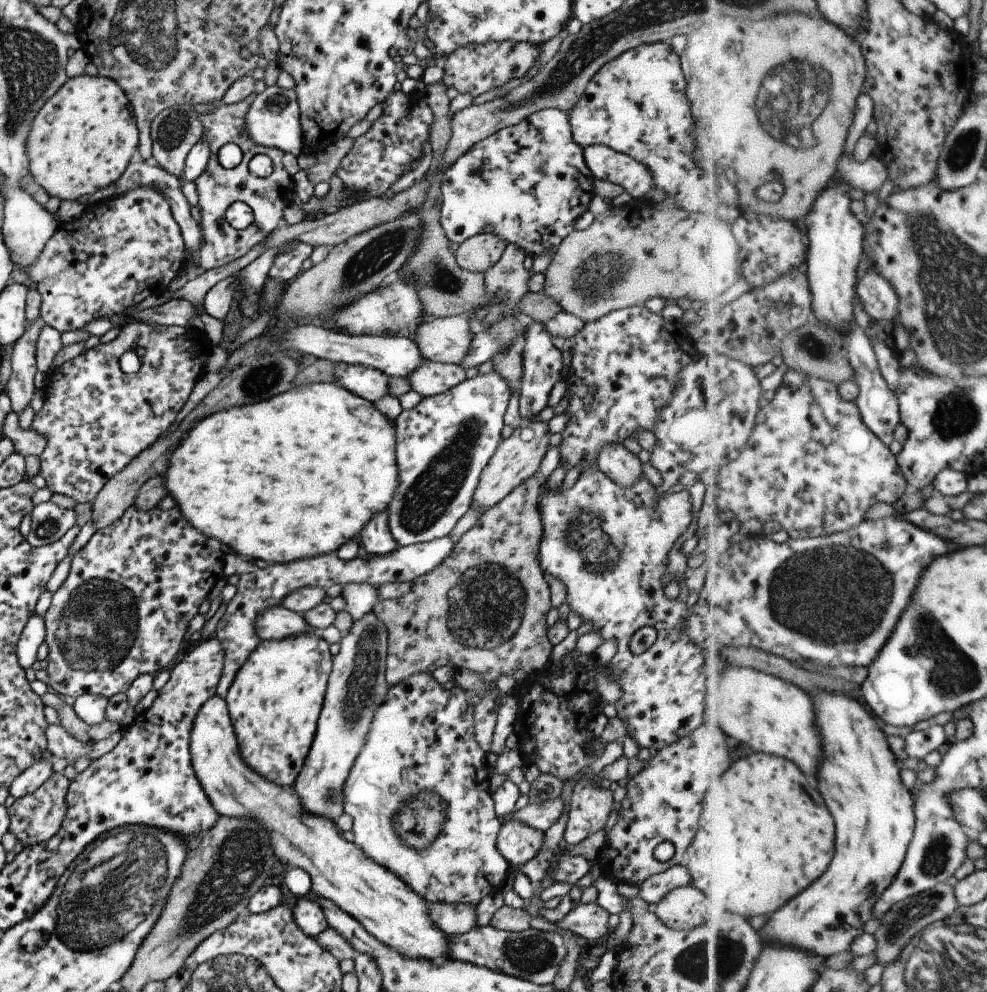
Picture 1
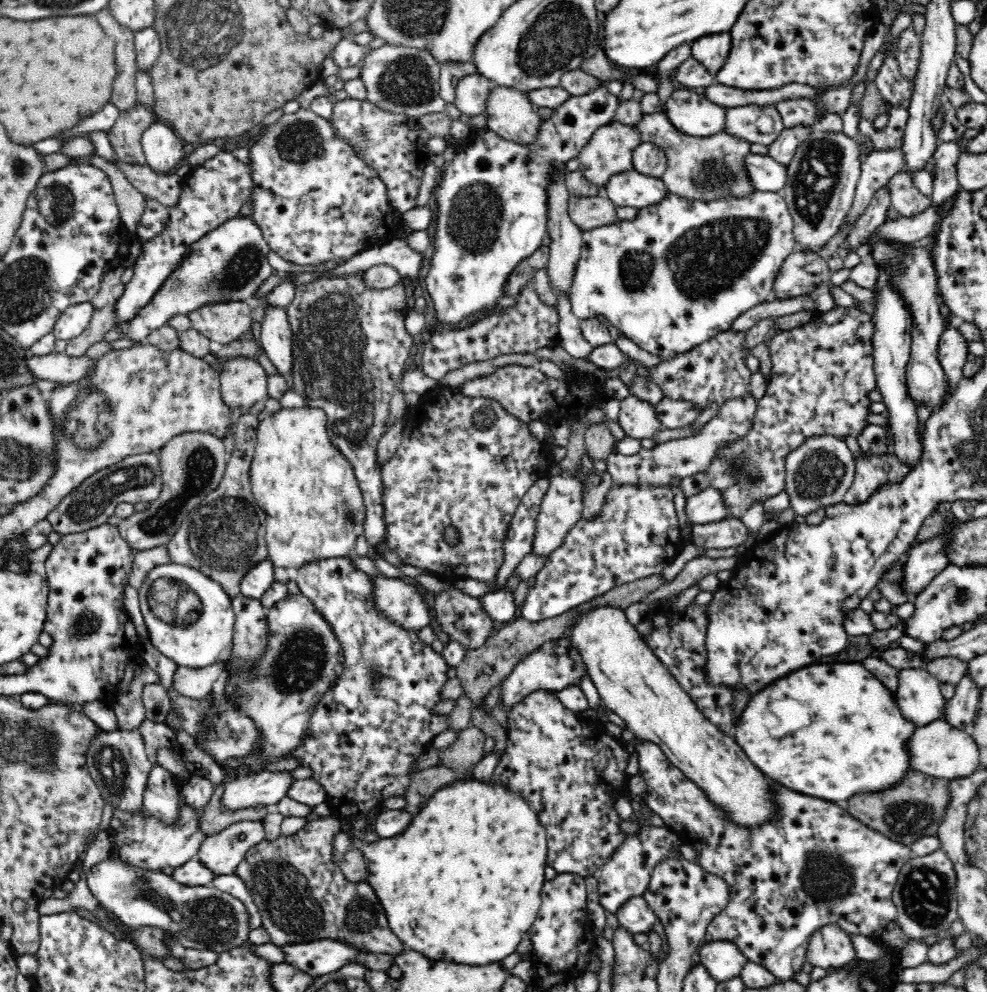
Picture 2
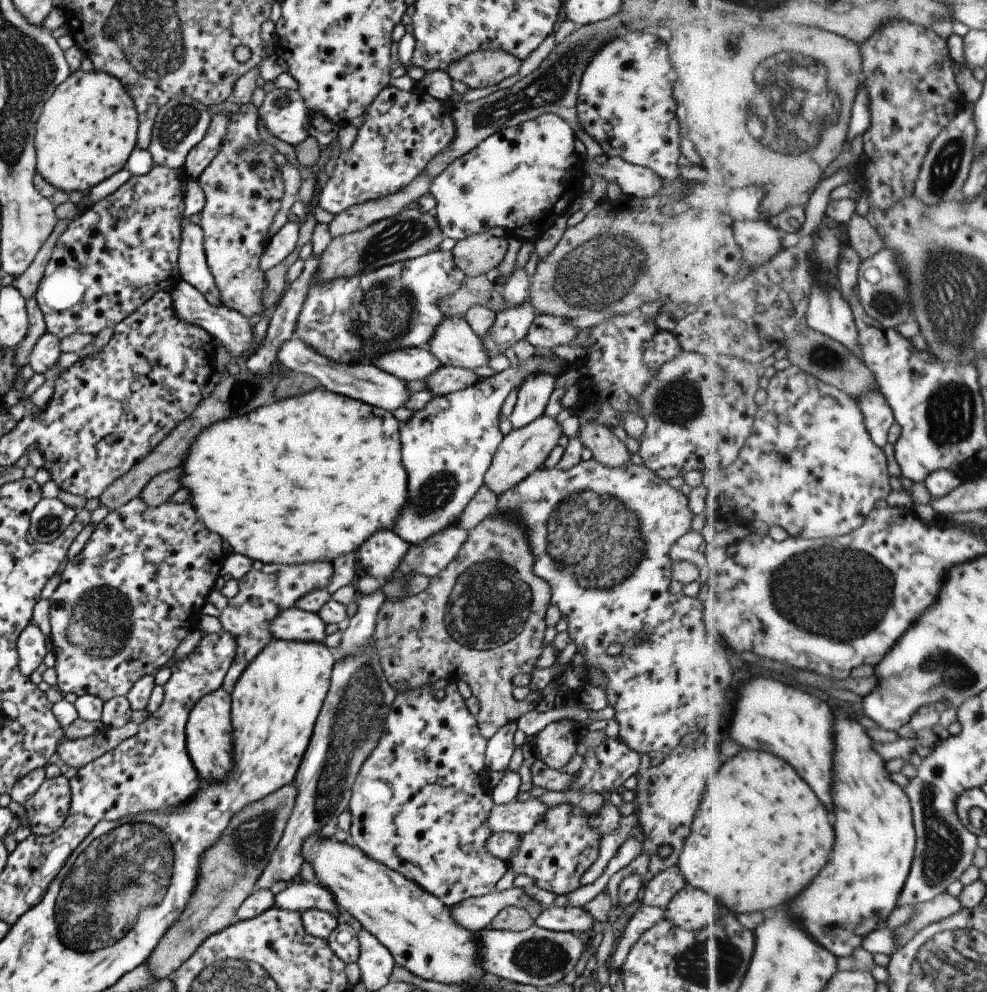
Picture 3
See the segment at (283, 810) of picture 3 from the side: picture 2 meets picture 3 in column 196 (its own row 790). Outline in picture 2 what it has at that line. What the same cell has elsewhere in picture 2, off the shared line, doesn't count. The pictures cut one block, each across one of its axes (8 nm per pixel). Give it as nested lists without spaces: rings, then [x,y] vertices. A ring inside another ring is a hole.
[[[908,768],[908,772],[900,778],[900,782],[888,787],[888,790],[854,794],[841,804],[848,814],[870,829],[891,838],[894,842],[909,845],[924,836],[936,837],[948,798],[950,798],[948,780],[929,777]]]

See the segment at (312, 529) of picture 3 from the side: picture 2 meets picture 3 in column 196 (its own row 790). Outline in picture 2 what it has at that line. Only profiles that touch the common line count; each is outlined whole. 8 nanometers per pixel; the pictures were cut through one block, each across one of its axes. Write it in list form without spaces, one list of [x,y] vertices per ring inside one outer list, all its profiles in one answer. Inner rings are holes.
[[[457,779],[452,784],[438,788],[428,802],[413,815],[408,826],[394,837],[381,838],[374,842],[366,842],[358,836],[352,836],[354,826],[347,818],[341,818],[339,813],[332,814],[338,821],[342,831],[350,836],[353,847],[360,849],[366,859],[368,870],[367,882],[376,892],[382,909],[385,910],[390,929],[396,937],[410,949],[421,952],[426,958],[441,959],[447,962],[468,963],[476,966],[484,966],[491,962],[501,962],[516,950],[522,940],[522,936],[535,922],[538,910],[541,906],[544,880],[544,868],[547,866],[547,830],[537,817],[536,811],[530,803],[517,791],[500,783],[484,782],[478,780]]]

